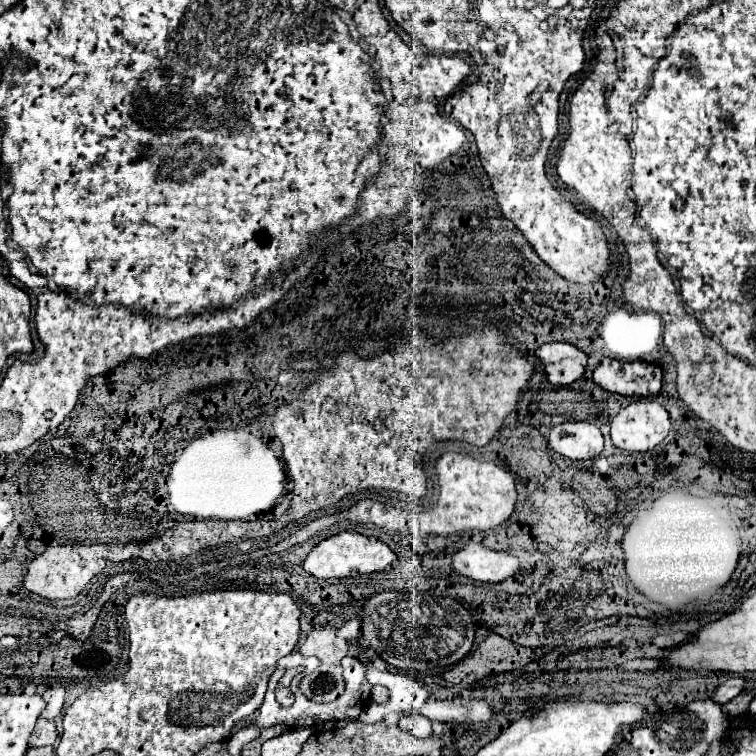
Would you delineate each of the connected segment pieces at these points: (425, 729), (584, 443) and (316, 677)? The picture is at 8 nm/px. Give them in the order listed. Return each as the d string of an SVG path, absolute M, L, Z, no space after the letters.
M415 716L415 718L407 718L407 732L415 734L417 738L425 738L431 734L431 722L421 718L421 716Z
M563 422L551 428L549 446L569 460L589 460L601 454L603 434L589 422Z
M325 626L323 630L313 630L301 644L299 652L303 656L317 656L319 668L306 674L301 680L303 694L313 702L333 702L345 690L341 660L347 656L347 642L337 638L337 628Z

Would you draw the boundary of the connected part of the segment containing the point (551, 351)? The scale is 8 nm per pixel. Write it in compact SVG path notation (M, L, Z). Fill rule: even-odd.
M561 342L545 344L543 348L539 348L537 358L545 364L547 380L555 386L569 386L579 380L585 374L589 360L583 350Z

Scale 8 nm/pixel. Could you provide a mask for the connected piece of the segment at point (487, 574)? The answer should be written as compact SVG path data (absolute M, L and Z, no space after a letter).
M469 544L453 556L451 568L477 582L503 582L519 570L519 562L513 554L493 552L481 544Z

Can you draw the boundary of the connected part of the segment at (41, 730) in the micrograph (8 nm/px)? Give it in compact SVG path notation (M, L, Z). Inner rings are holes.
M39 718L37 726L35 726L35 732L31 734L29 744L31 746L51 746L51 744L57 742L57 736L59 734L57 734L57 728L55 728L55 722Z

